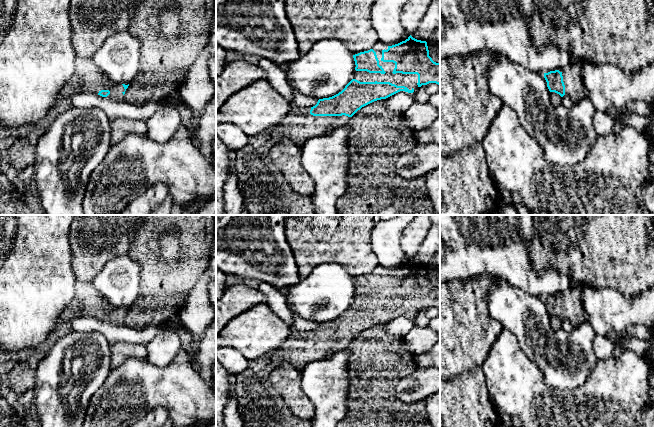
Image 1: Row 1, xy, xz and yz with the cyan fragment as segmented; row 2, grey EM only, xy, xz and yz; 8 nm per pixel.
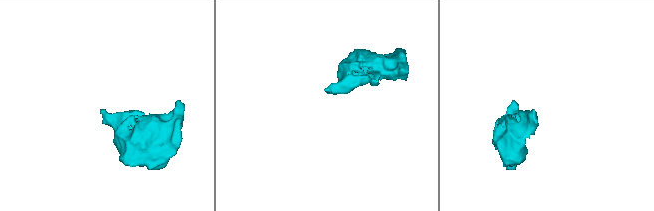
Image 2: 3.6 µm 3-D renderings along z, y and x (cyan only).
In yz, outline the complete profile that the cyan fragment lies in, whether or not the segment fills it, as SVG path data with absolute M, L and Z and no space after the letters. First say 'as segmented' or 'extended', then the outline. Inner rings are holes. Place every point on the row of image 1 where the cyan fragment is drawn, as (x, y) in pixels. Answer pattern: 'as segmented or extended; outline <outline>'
extended; outline M578 64L565 66L561 72L555 70L544 73L544 78L550 92L555 92L561 97L567 95L574 103L586 97Z

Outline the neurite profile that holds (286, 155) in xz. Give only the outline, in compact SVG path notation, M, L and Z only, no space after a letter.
M283 138L272 146L269 157L299 196L313 194L315 182L302 166L301 144Z

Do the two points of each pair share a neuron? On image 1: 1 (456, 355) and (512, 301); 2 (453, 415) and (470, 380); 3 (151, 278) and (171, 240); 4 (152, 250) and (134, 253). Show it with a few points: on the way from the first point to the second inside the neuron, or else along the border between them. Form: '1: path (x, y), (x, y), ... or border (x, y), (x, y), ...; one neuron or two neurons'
1: border (486, 297), (489, 313), (503, 328); two neurons
2: path (461, 406), (469, 389); one neuron
3: border (180, 245), (180, 256), (175, 261), (162, 261); two neurons
4: path (148, 250), (138, 251); one neuron

